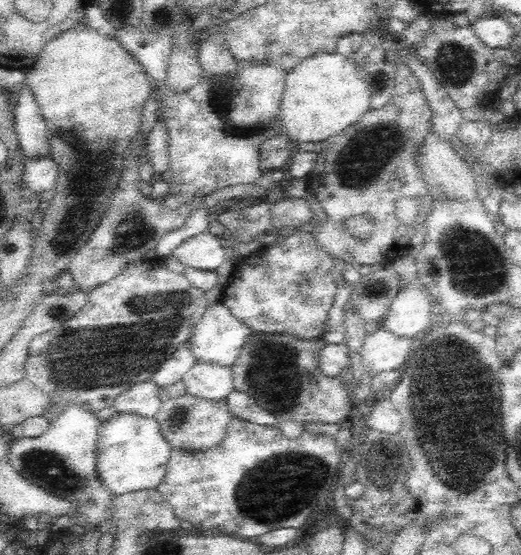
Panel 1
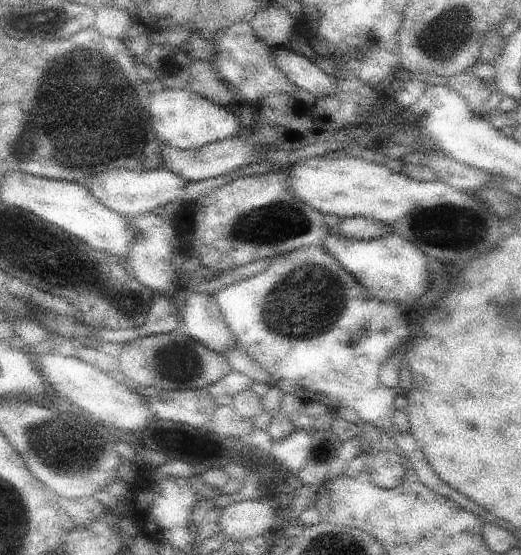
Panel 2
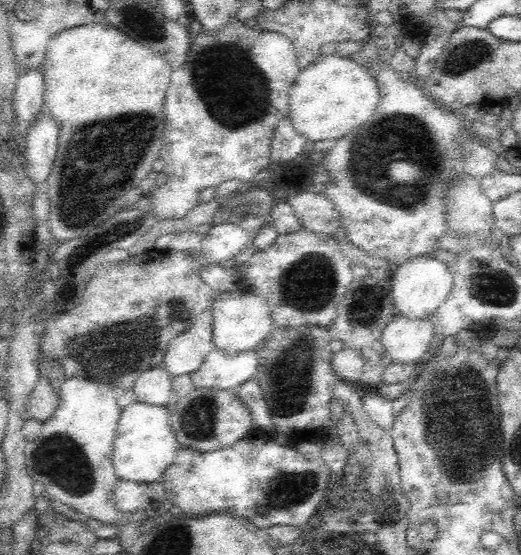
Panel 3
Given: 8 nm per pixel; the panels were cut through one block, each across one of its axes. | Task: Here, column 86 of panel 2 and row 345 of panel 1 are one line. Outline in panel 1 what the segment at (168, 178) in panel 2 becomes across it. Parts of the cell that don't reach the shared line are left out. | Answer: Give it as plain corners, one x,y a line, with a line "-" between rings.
188,345
179,346
168,360
154,372
150,380
163,389
172,386
175,382
182,381
183,376
192,368
196,357

